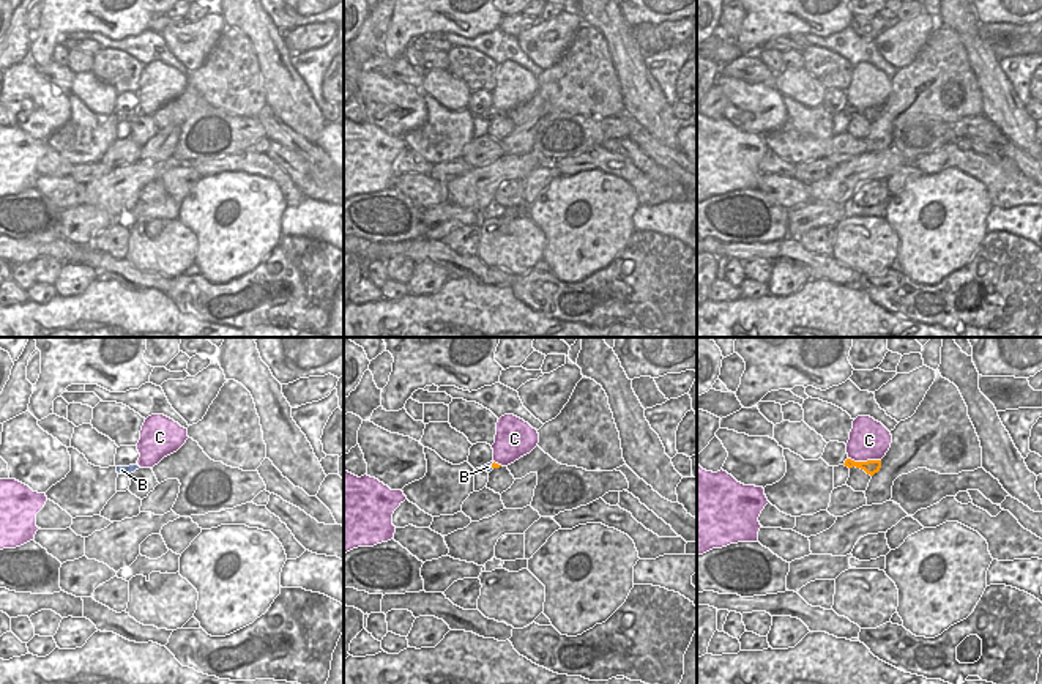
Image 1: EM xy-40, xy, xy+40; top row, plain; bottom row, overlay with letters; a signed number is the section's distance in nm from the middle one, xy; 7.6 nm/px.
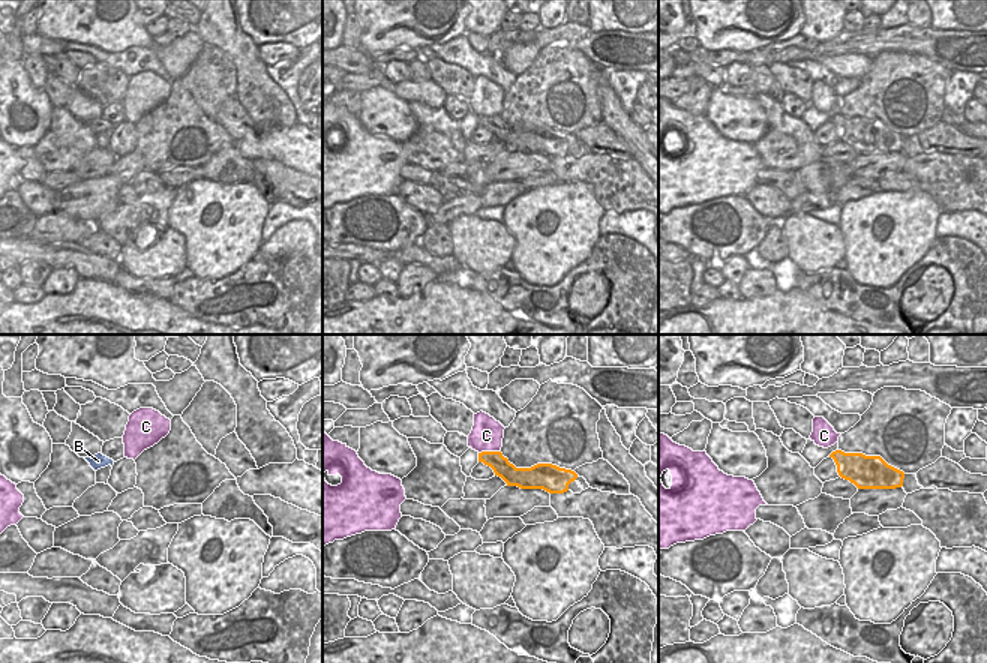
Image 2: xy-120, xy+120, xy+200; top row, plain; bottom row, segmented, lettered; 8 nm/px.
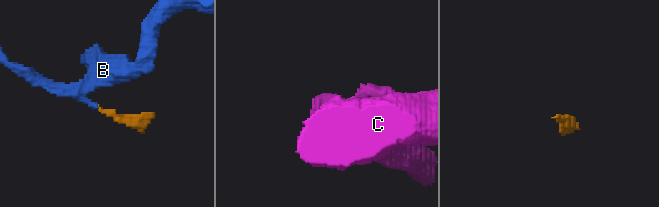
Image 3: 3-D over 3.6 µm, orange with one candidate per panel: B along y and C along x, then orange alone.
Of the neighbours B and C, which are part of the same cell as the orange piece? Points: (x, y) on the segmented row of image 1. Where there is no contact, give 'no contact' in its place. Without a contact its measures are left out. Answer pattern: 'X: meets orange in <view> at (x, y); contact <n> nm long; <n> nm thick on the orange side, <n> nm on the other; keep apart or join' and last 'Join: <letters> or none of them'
B: meets orange in xy at (492, 465); contact 60 nm long; 50 nm thick on the orange side, 50 nm on the other; join
C: meets orange in xy+40 at (864, 462); contact 260 nm long; 120 nm thick on the orange side, 320 nm on the other; keep apart
Join: B

